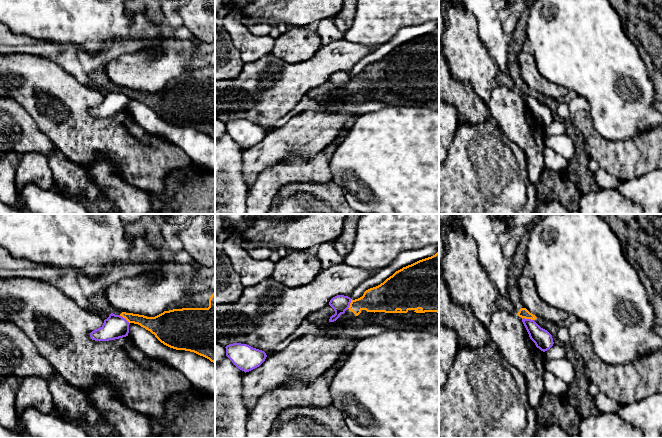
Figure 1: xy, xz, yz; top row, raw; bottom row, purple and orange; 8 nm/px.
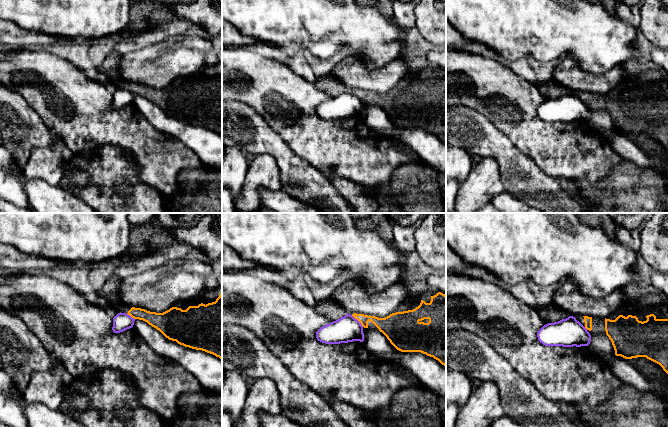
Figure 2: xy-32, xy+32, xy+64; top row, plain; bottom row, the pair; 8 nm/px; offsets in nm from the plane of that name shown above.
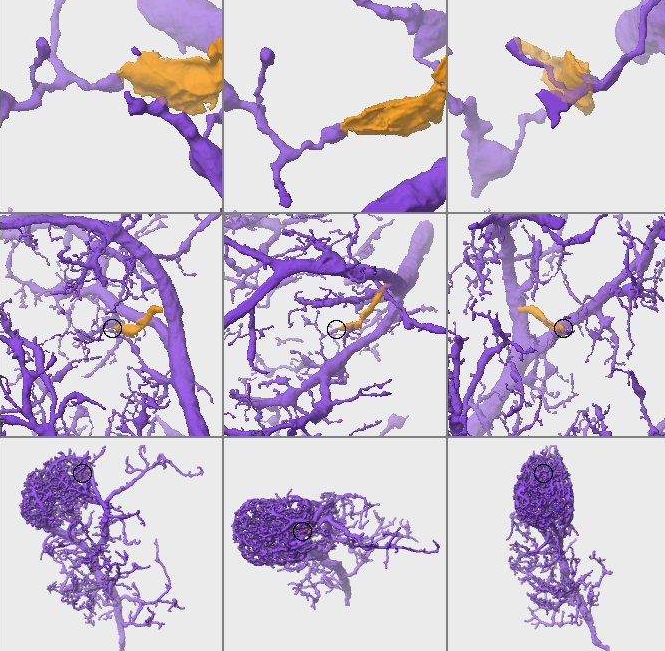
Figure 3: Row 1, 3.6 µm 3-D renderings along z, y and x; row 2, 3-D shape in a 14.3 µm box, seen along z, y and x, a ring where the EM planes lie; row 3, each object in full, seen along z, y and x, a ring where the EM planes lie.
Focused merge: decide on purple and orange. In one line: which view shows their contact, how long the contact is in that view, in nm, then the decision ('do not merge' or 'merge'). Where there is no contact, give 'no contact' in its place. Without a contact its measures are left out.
yz | 100 nm | do not merge

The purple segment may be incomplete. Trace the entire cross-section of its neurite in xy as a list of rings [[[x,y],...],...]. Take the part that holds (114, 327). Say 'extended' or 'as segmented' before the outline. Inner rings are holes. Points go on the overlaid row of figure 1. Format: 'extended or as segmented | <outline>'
as segmented | [[[111,313],[103,325],[92,331],[90,337],[95,341],[109,341],[128,336],[129,322],[120,315]]]

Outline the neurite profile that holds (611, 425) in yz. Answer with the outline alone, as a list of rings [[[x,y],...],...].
[[[617,413],[597,414],[582,418],[580,438],[644,438],[640,429],[625,422]]]

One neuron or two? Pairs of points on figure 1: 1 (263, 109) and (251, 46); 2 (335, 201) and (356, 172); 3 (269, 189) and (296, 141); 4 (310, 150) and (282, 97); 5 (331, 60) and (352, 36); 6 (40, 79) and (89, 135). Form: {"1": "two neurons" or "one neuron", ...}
{"1": "two neurons", "2": "two neurons", "3": "two neurons", "4": "two neurons", "5": "two neurons", "6": "one neuron"}

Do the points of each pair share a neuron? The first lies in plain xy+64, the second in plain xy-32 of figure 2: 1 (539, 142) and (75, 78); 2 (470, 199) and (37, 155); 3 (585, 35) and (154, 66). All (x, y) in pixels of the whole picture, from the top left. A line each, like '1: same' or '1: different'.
1: same
2: same
3: different

